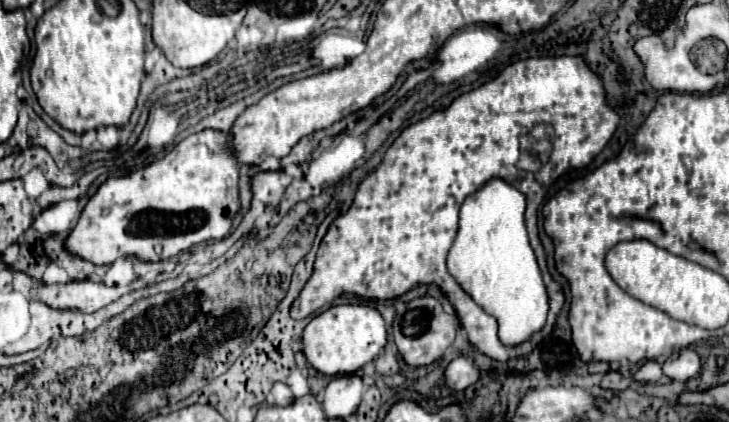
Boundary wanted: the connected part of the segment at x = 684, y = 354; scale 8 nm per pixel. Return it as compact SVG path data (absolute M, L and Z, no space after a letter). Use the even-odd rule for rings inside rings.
M682 349L662 361L662 371L674 381L688 381L702 371L702 359L694 349Z

